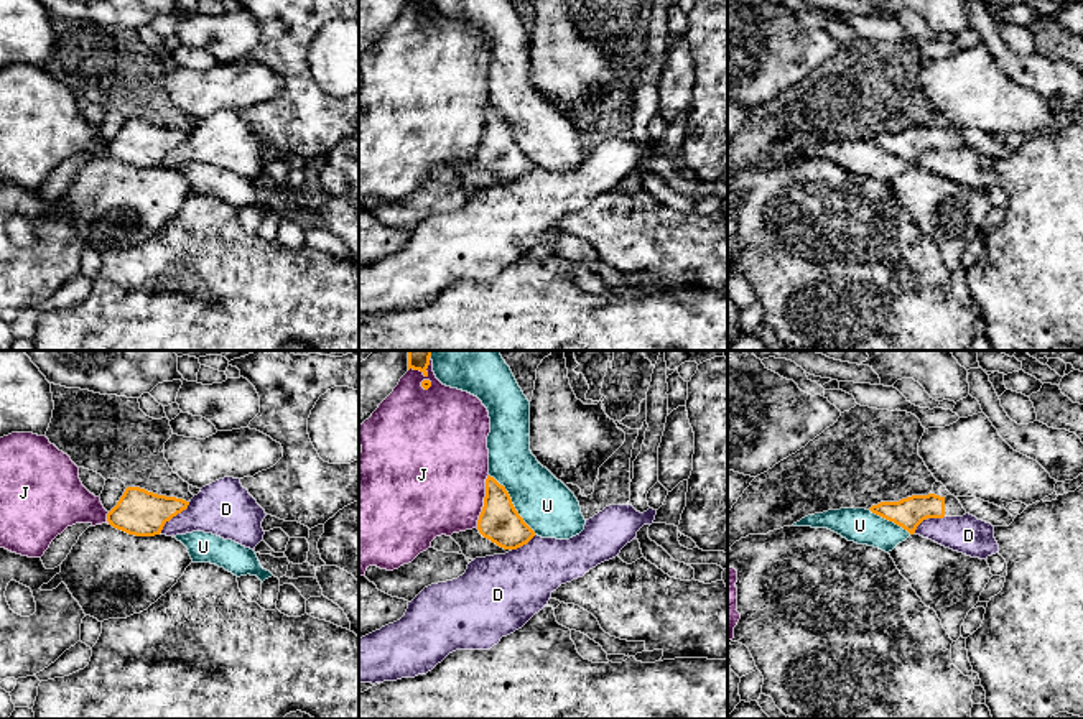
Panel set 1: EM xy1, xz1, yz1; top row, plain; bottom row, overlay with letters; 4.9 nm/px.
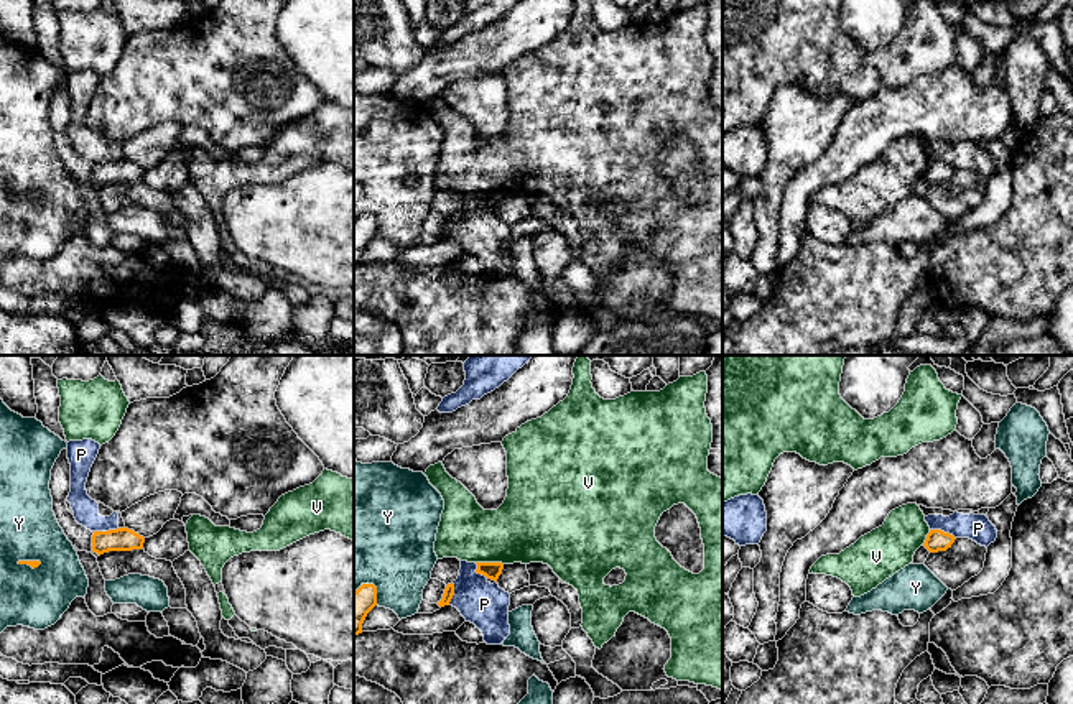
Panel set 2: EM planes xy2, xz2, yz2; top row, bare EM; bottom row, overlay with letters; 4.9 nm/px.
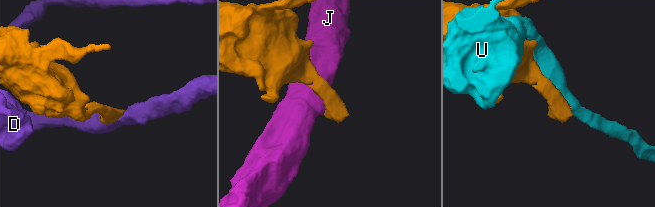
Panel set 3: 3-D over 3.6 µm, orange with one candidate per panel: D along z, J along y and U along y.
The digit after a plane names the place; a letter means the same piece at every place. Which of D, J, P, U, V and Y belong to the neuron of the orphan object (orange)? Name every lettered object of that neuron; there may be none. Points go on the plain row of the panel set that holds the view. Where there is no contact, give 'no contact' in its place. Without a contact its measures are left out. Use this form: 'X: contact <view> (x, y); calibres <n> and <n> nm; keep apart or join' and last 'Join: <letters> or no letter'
D: contact xy1 (173, 147); calibres 220 and 260 nm; keep apart
J: contact xz1 (484, 132); calibres 200 and 480 nm; keep apart
P: contact yz2 (943, 163); calibres 110 and 130 nm; keep apart
U: contact xz1 (512, 135); calibres 200 and 280 nm; keep apart
V: contact xz2 (489, 194); calibres 80 and 340 nm; keep apart
Y: contact xy2 (30, 193); calibres 40 and 280 nm; keep apart
Join: no letter

